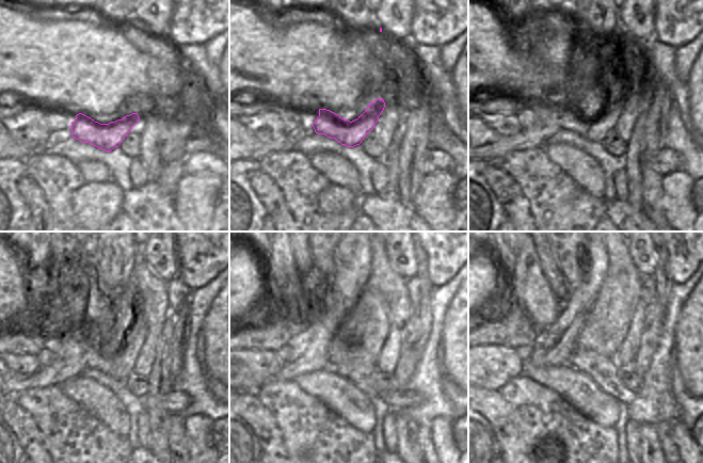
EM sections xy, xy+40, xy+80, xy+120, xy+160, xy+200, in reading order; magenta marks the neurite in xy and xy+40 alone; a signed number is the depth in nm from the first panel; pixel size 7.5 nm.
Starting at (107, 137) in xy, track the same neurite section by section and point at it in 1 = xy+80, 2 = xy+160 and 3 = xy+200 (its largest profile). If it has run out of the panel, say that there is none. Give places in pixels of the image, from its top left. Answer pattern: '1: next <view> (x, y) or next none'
1: next xy+80 (594, 128)
2: next xy+160 (361, 339)
3: next xy+200 (606, 326)

